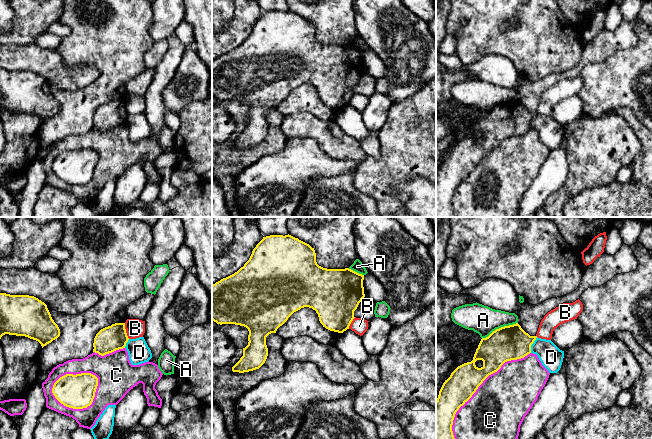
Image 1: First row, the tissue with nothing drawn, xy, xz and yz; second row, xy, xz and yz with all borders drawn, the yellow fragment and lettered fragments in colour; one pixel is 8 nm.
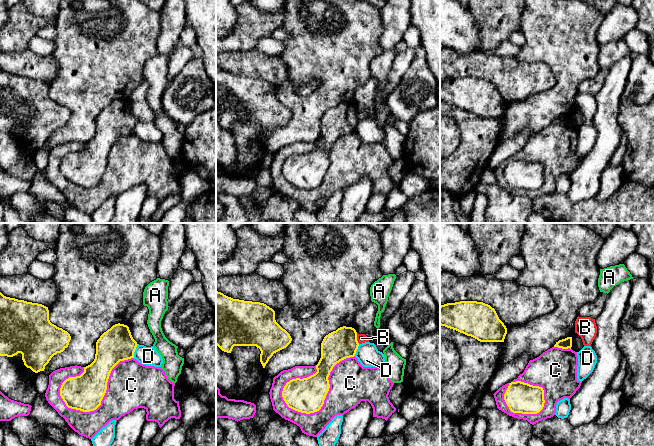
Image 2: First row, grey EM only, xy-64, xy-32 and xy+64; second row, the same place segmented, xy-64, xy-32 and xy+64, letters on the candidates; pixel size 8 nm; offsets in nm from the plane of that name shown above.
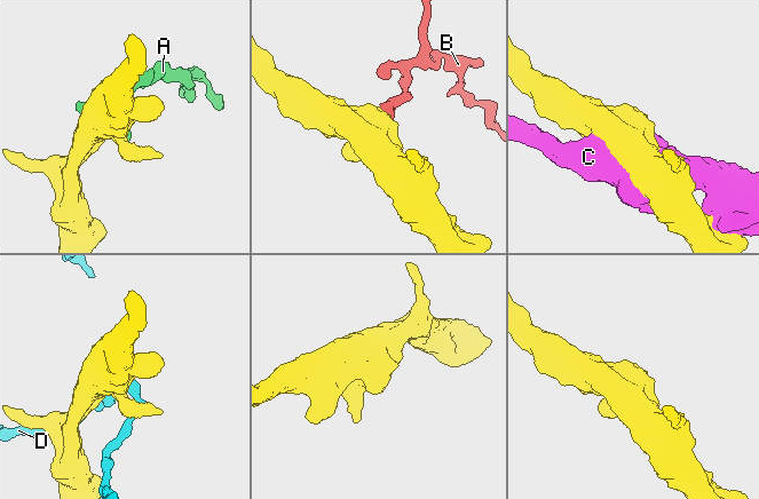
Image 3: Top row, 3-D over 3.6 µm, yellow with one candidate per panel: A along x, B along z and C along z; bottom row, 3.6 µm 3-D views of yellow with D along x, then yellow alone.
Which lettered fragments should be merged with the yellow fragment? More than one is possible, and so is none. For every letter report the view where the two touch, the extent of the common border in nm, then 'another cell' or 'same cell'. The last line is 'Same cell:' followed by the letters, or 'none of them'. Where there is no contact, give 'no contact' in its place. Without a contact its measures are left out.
A: contact in yz; length 320 nm; another cell
B: contact in xy; length 130 nm; another cell
C: contact in xy; length 400 nm; another cell
D: contact in yz; length 140 nm; another cell
Same cell: none of them

